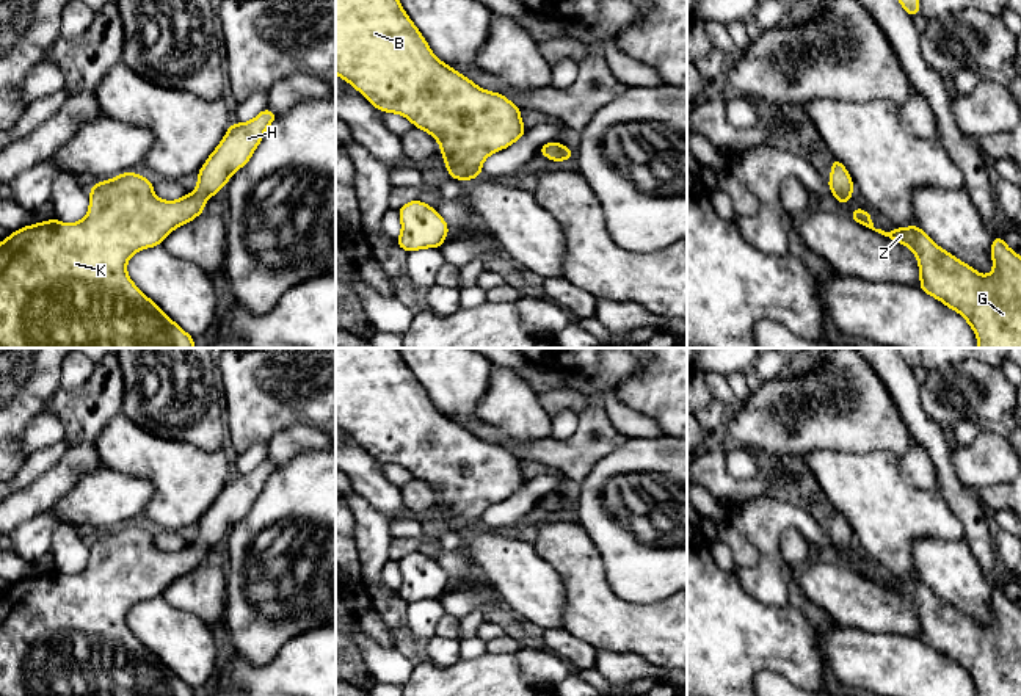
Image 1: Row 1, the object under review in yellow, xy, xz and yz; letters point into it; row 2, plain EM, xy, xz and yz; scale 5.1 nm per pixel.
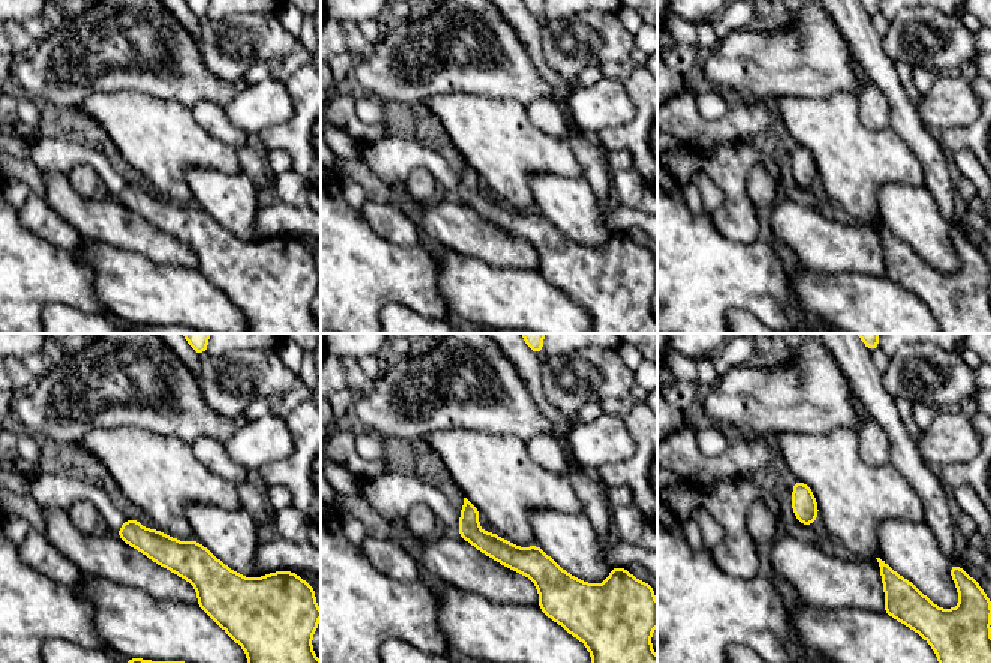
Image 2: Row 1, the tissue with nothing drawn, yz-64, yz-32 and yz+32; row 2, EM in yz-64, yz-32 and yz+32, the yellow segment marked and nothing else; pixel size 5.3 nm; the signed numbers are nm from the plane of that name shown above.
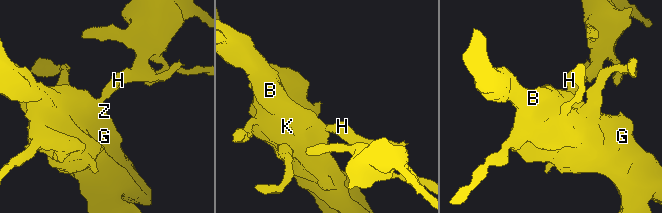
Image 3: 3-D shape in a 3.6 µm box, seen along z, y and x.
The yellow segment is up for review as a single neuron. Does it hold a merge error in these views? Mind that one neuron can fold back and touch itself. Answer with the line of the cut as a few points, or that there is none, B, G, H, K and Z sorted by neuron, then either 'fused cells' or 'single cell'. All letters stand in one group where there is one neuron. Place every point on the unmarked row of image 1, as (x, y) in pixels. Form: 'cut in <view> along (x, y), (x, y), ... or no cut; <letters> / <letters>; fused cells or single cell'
no cut; B G H K Z; single cell

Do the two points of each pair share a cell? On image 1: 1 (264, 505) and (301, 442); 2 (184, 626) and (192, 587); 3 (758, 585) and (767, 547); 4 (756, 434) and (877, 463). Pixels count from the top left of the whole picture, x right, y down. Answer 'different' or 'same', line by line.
1: different
2: different
3: same
4: different

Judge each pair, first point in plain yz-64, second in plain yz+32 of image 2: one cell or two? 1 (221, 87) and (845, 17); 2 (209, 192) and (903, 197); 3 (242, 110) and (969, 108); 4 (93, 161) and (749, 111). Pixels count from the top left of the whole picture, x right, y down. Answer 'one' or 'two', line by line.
1: two
2: one
3: one
4: two

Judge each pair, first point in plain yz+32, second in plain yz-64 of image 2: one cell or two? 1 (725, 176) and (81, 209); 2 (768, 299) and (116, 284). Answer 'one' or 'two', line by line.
1: two
2: two

